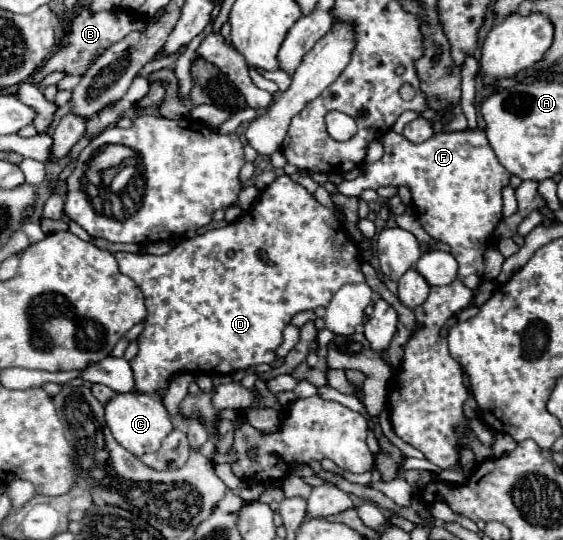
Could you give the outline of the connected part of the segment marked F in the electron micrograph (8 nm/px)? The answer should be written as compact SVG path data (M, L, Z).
M393 130L387 132L381 138L385 146L385 154L379 162L365 164L365 174L355 180L343 180L337 188L345 196L361 196L365 188L377 190L379 186L407 186L411 188L411 200L419 212L419 220L429 236L433 236L439 242L445 242L451 248L451 254L455 256L459 264L459 280L475 290L481 284L483 272L485 272L485 252L493 240L493 232L497 224L503 218L503 202L501 202L501 188L509 184L509 172L499 164L493 148L489 146L489 140L483 130L461 130L461 132L445 132L435 134L427 142L411 144L401 134L395 134Z

